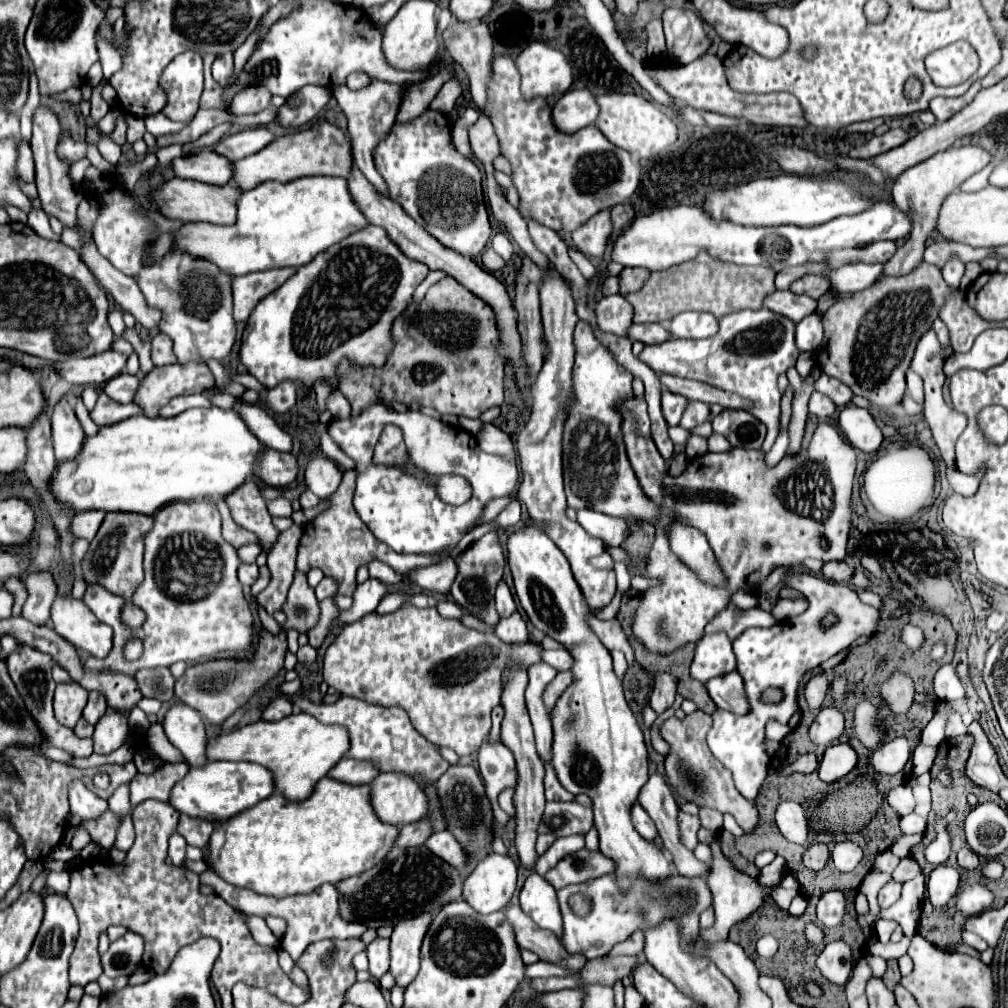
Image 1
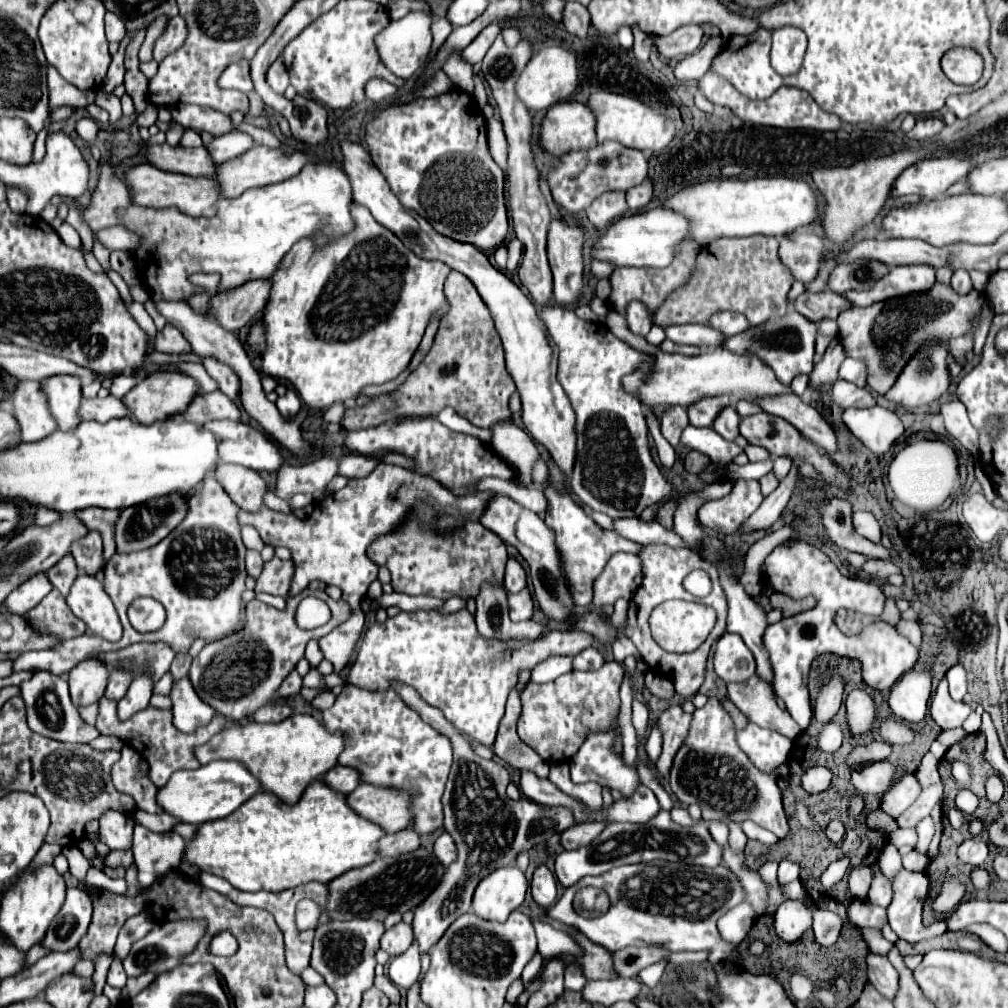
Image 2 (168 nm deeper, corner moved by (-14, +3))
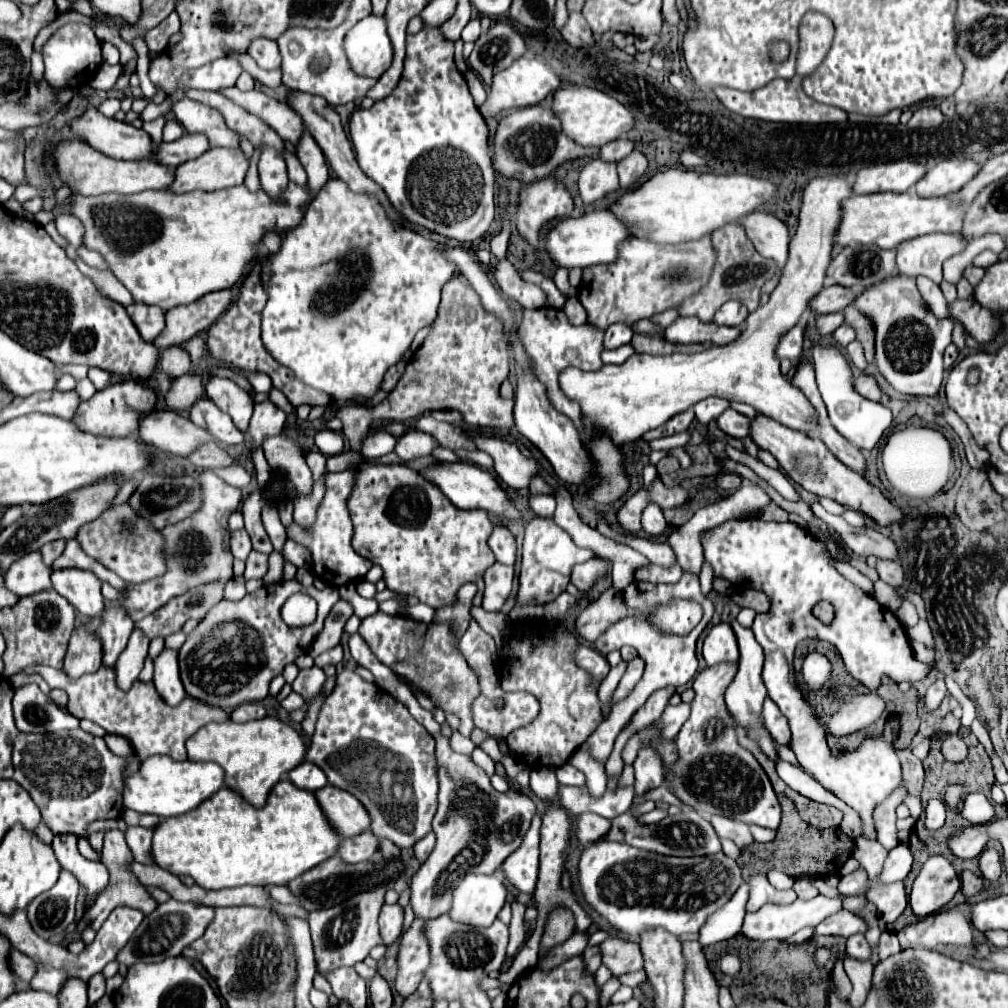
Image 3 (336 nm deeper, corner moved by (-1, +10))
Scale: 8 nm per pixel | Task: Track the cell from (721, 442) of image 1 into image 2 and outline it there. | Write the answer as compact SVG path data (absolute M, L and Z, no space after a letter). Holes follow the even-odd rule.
M747 445L745 447L745 455L749 457L749 461L765 461L769 457L769 451L763 447L755 447L755 445Z

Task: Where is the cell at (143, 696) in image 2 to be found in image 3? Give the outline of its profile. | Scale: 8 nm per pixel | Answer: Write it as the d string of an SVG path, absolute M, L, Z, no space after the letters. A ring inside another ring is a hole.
M134 630L128 638L126 648L122 650L122 654L116 660L116 678L118 678L118 686L130 688L134 680L138 680L138 674L144 666L144 658L148 654L148 636L142 630Z

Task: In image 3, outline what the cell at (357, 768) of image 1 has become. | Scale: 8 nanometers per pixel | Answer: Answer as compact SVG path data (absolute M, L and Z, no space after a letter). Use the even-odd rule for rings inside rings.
M302 762L298 764L294 770L288 772L288 780L302 788L302 790L310 790L310 792L316 792L320 790L322 786L326 786L326 776L322 774L322 770L310 762Z

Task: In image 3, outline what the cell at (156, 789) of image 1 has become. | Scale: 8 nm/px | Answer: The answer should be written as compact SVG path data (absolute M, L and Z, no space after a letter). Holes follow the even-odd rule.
M32 666L24 670L26 674L38 673L44 676L50 688L62 688L68 692L68 712L76 718L86 718L102 726L108 734L118 734L130 740L136 756L140 760L146 760L154 754L164 754L174 760L186 760L186 748L184 742L202 726L208 722L226 722L228 712L216 706L208 706L202 700L194 700L192 696L186 696L178 706L166 706L166 702L160 698L152 682L140 682L136 680L130 690L120 690L116 684L116 672L114 668L100 666L92 674L84 674L80 678L72 678L62 670L46 668L46 666Z

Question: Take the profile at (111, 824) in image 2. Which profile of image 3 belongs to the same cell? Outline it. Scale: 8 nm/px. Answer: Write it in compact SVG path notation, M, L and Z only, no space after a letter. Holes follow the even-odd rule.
M106 832L106 838L104 838L104 850L102 850L102 864L108 868L110 872L110 882L106 886L106 890L96 898L94 906L88 910L88 914L84 916L84 920L78 924L78 934L82 932L84 924L90 922L94 930L98 930L104 920L108 918L108 914L116 908L116 906L130 906L130 908L136 908L140 910L142 914L150 914L156 910L158 902L148 894L148 890L140 884L140 880L134 876L134 872L130 870L130 864L134 862L134 856L124 840L124 832Z

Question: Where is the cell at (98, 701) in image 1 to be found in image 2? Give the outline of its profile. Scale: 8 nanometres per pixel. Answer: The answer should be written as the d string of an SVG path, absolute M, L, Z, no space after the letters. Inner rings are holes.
M109 673L109 685L105 689L105 697L111 701L119 701L125 697L129 685L131 677L127 677L127 673Z

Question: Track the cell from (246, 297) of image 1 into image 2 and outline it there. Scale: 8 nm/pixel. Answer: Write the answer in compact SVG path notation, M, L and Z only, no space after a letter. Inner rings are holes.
M255 279L219 293L219 297L215 297L215 313L219 311L219 325L231 331L239 331L241 327L245 327L253 317L263 311L263 307L267 305L269 291L269 279Z

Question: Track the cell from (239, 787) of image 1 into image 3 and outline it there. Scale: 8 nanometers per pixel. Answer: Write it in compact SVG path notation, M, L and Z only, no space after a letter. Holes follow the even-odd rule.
M152 756L140 762L138 770L124 778L122 788L122 802L124 808L130 808L140 814L154 814L162 818L180 816L196 806L200 806L204 800L208 800L216 790L220 790L224 784L224 772L214 762L174 762L166 756Z

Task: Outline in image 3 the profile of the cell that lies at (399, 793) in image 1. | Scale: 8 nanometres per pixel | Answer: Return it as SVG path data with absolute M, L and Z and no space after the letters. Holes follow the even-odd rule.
M330 784L314 792L322 812L326 814L328 824L334 828L334 832L342 838L354 836L364 832L370 826L370 818L366 814L366 808L344 790L338 790Z

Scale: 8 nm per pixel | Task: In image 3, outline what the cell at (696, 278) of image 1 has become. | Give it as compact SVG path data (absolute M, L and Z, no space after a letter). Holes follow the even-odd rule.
M726 224L724 228L718 228L712 234L712 244L718 250L718 262L714 266L712 278L694 298L688 298L678 308L680 314L682 316L698 316L702 322L712 322L716 310L728 300L738 300L748 308L748 312L754 312L758 308L758 302L760 302L762 284L766 280L774 278L776 272L778 272L776 262L770 260L770 258L760 256L754 250L754 244L746 238L742 226L738 226L738 224Z

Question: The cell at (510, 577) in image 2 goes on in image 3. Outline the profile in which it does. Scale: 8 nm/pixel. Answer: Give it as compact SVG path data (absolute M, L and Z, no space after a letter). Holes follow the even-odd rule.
M494 526L494 532L488 538L488 546L492 548L496 562L514 566L516 560L516 540L506 526Z

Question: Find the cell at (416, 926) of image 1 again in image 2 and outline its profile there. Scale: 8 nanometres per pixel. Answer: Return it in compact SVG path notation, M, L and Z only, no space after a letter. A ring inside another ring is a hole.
M395 685L395 691L423 717L423 721L439 729L453 743L453 767L441 801L445 811L445 829L457 843L459 859L447 867L447 877L443 877L443 885L439 885L439 889L435 889L435 893L431 893L431 897L427 897L427 901L423 901L423 905L415 909L413 933L419 945L419 953L423 955L429 953L429 949L441 939L441 935L459 915L471 909L473 891L483 877L487 877L493 869L515 863L519 851L527 851L539 841L547 841L551 835L573 827L575 817L571 809L563 805L545 807L535 805L527 799L509 799L505 793L509 773L501 763L477 757L471 751L469 741L453 725L447 725L447 721L443 721L443 713L439 713L439 709L431 705L423 705L423 701L419 701L419 695L413 689L407 689L407 685Z

